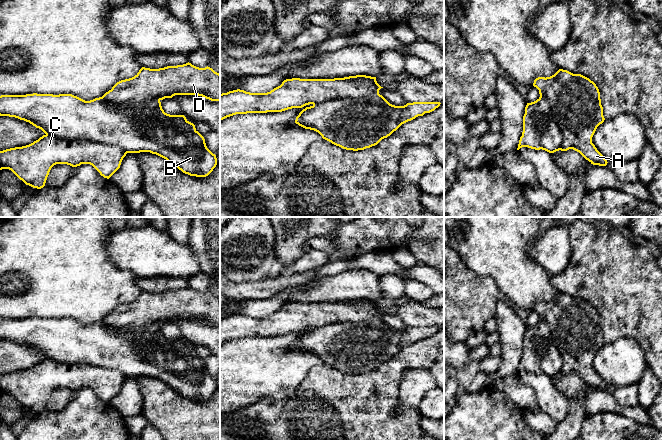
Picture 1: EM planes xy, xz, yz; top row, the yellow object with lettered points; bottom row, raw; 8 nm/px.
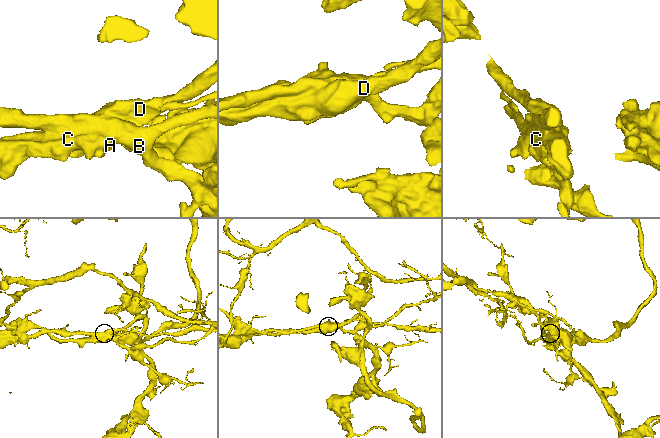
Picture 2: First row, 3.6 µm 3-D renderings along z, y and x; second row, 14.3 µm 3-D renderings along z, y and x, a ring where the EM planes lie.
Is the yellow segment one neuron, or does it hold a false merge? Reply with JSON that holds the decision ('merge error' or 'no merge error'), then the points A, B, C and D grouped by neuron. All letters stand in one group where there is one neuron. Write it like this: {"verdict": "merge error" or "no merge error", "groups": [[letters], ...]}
{"verdict": "merge error", "groups": [["A", "C", "D"], ["B"]]}

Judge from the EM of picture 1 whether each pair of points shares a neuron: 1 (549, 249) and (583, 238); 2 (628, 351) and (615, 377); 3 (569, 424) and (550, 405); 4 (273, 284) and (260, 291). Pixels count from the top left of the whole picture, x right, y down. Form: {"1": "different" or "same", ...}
{"1": "different", "2": "same", "3": "different", "4": "same"}

